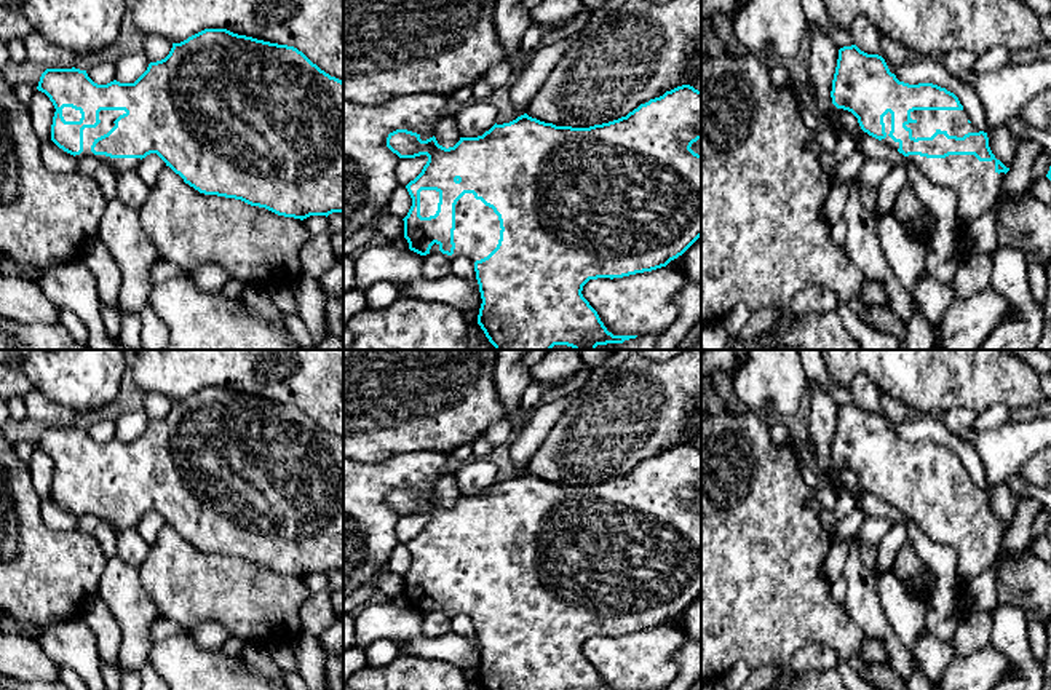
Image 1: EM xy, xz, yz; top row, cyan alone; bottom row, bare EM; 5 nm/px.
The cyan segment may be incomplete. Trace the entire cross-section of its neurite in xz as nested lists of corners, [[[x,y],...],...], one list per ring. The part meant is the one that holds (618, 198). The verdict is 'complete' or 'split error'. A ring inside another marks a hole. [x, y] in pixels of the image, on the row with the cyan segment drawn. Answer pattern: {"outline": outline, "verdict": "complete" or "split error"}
{"outline": [[[682,85],[641,104],[626,117],[589,128],[556,126],[524,113],[510,123],[495,123],[482,136],[460,137],[449,149],[439,145],[434,136],[422,141],[420,134],[407,129],[390,133],[387,147],[399,158],[428,157],[422,172],[406,185],[412,206],[403,219],[404,238],[409,243],[409,249],[420,256],[441,254],[449,260],[463,256],[473,262],[482,299],[478,324],[495,350],[551,350],[554,345],[567,345],[573,350],[596,350],[597,345],[623,343],[637,335],[613,335],[609,332],[597,311],[583,297],[583,286],[589,280],[613,280],[666,267],[701,236],[701,155],[690,149],[698,139],[701,139],[701,91],[690,85]]], "verdict": "split error"}

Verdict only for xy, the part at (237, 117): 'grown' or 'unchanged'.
grown

